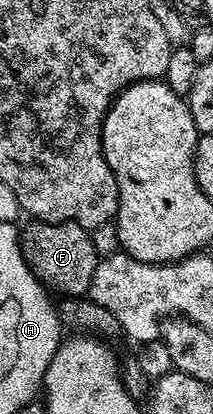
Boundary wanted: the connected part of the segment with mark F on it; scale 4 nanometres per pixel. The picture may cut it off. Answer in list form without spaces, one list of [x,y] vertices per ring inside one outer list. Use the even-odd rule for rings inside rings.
[[[37,221],[35,224],[28,224],[25,230],[19,231],[20,235],[20,251],[24,254],[26,264],[32,269],[33,274],[40,279],[45,287],[51,288],[53,291],[61,290],[64,296],[84,296],[91,291],[92,281],[94,280],[94,272],[98,255],[92,236],[83,226],[74,224],[73,222],[42,222]]]

